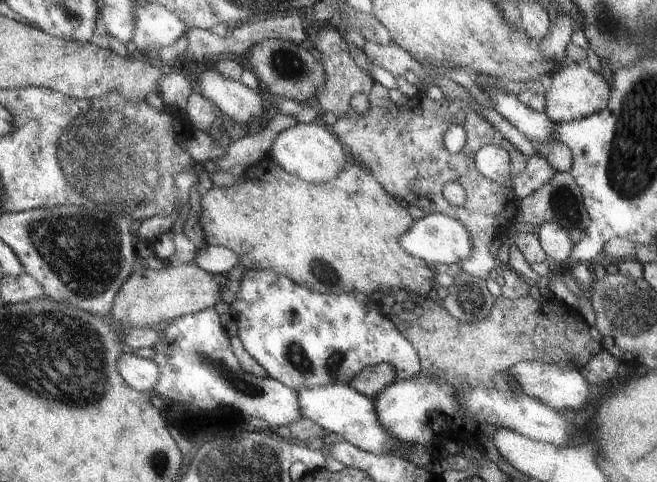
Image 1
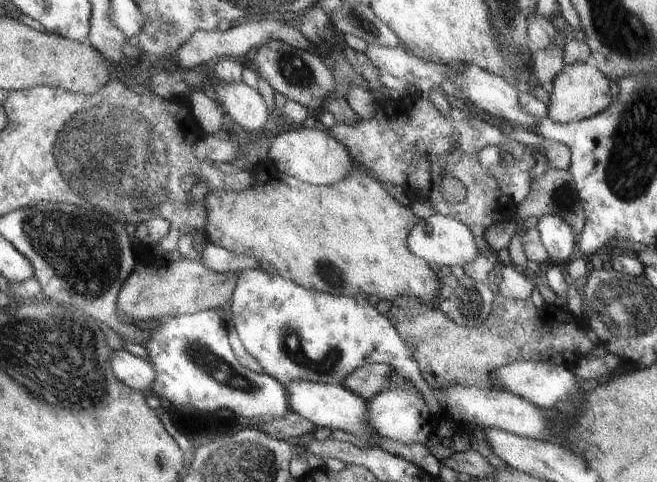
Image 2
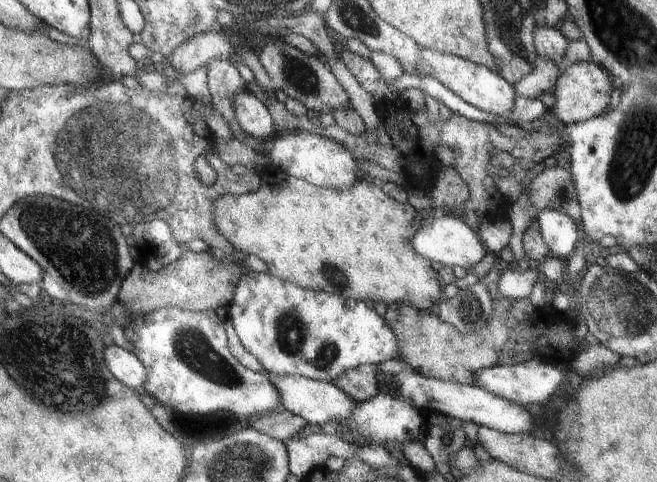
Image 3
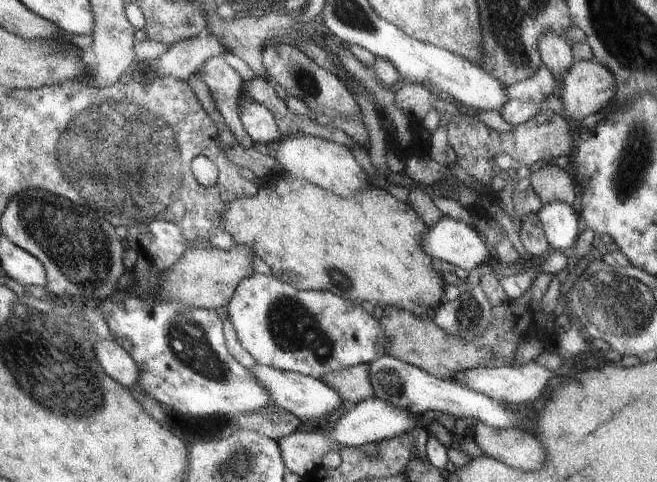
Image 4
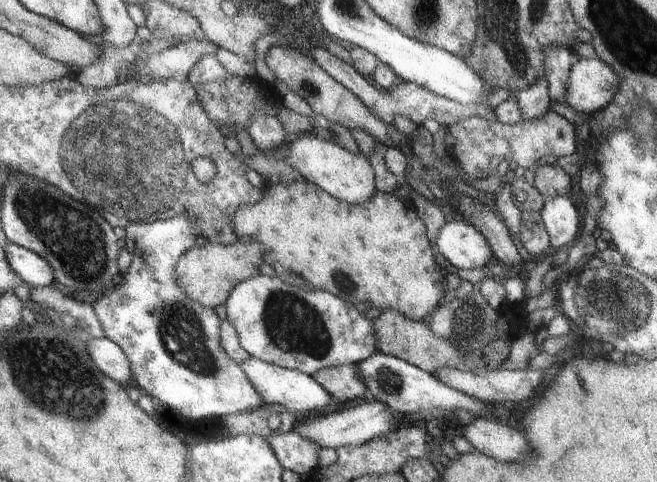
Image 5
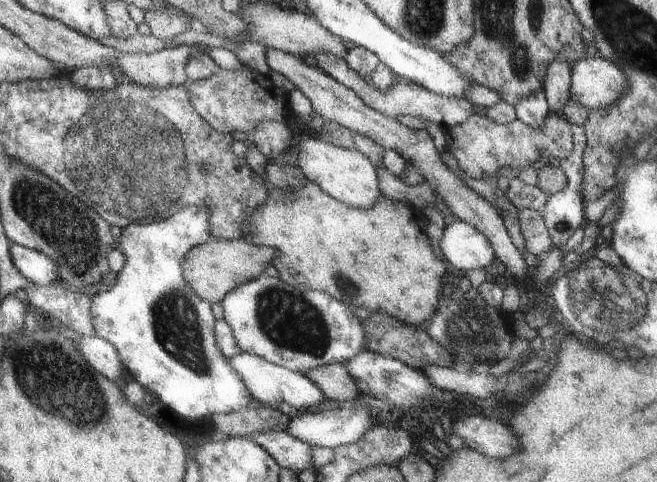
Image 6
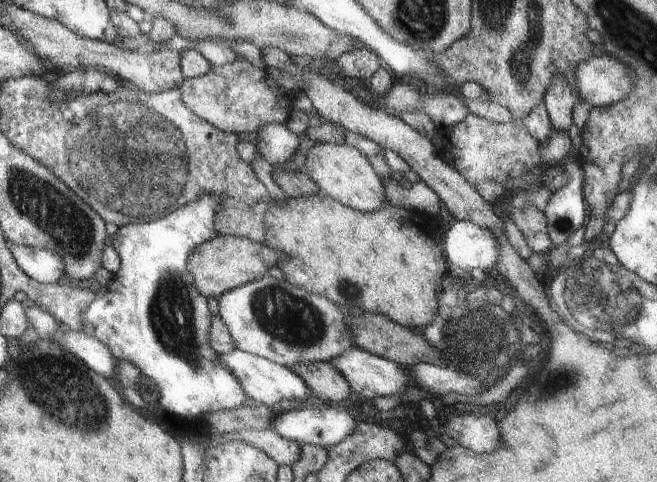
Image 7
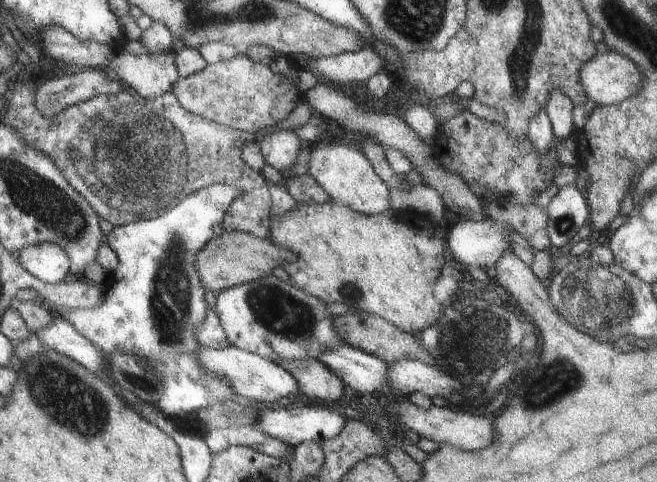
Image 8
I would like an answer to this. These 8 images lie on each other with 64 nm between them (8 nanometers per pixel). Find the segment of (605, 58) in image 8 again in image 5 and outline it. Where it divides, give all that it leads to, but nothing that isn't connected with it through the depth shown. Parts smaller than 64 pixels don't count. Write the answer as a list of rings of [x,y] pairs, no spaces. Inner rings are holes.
[[[575,58],[567,78],[563,104],[579,114],[593,116],[599,110],[605,110],[617,92],[619,78],[609,64],[603,60]]]

